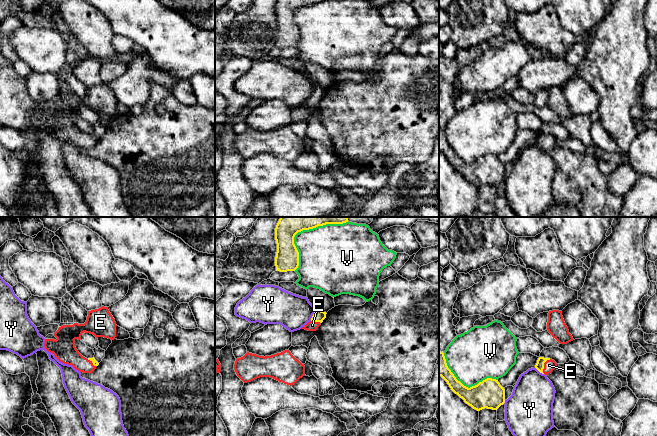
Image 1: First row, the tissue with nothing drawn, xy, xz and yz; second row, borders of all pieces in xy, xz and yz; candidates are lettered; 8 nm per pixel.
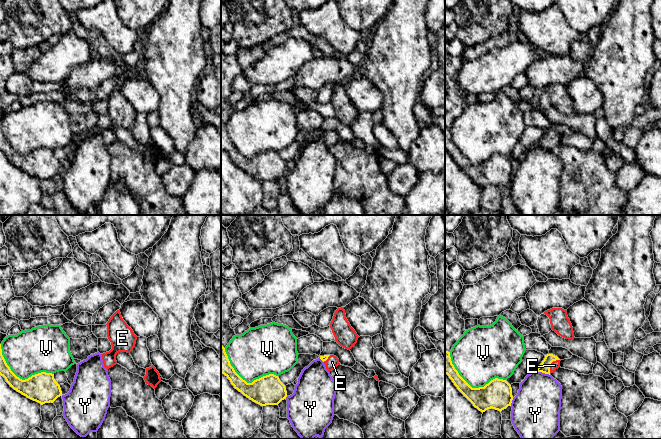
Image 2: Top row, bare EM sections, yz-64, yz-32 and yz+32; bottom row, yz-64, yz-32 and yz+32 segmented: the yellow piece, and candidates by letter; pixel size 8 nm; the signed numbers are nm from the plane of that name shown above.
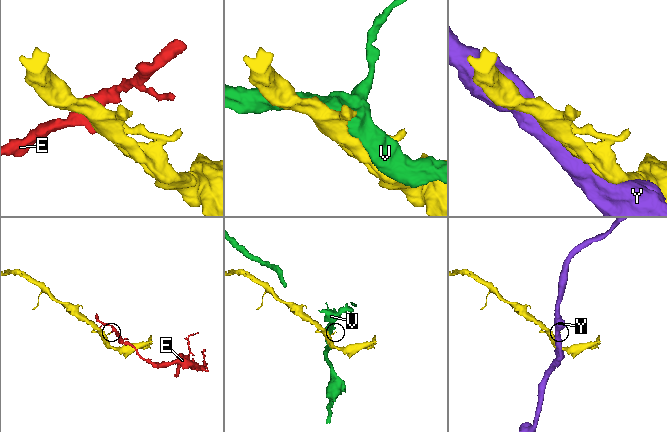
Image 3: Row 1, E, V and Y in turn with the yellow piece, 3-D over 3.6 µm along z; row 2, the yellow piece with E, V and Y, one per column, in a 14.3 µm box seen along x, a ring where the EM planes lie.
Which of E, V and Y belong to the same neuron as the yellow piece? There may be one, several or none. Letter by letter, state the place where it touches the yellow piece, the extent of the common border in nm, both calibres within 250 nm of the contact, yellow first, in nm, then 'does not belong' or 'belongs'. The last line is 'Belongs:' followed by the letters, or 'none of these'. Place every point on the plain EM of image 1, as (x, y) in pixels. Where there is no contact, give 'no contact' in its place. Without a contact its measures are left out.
E: meets yellow in yz at (543, 141); contact 130 nm long; 70 nm thick on the yellow side, 90 nm on the other; does not belong
V: meets yellow in yz at (463, 161); contact 500 nm long; 220 nm thick on the yellow side, 400 nm on the other; does not belong
Y: meets yellow in xz at (313, 91); contact 100 nm long; 90 nm thick on the yellow side, 280 nm on the other; does not belong
Belongs: none of these

